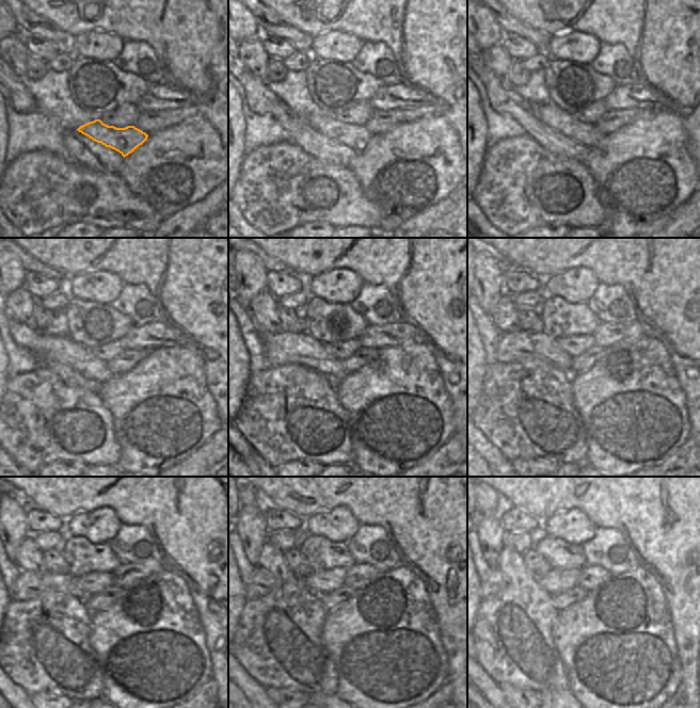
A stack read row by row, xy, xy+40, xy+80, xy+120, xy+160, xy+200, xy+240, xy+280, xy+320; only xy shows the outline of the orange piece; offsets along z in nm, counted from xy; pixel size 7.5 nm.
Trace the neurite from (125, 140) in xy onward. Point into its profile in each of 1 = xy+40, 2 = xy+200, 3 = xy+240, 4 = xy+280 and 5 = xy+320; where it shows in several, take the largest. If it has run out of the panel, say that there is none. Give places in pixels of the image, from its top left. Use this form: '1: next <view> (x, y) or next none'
1: next xy+40 (356, 138)
2: next xy+200 (512, 347)
3: next xy+240 (28, 585)
4: next xy+280 (261, 582)
5: next xy+320 (491, 586)

